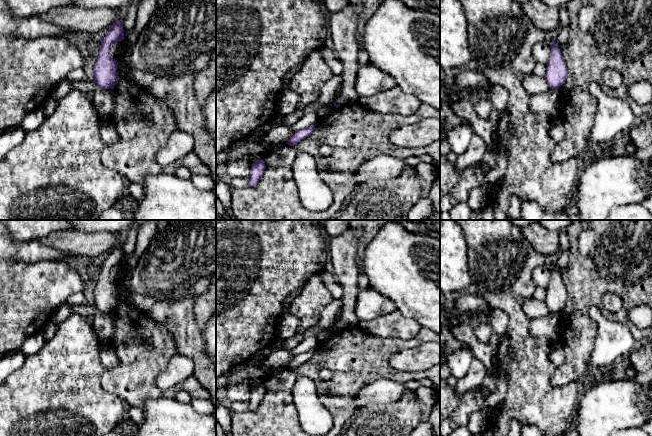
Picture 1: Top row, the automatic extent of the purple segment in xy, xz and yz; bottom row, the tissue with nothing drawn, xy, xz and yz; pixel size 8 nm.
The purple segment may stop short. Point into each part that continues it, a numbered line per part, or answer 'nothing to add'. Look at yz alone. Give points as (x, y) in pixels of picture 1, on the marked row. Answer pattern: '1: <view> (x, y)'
nothing to add

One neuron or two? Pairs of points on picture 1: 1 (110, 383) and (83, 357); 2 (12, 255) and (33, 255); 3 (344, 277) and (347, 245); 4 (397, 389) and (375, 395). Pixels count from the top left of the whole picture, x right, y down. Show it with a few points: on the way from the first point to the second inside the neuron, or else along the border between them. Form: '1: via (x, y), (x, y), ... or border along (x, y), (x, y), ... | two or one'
1: border along (105, 368), (100, 384), (115, 395) | two
2: via (17, 255), (28, 255) | one
3: via (346, 269), (346, 253) | one
4: via (392, 391), (380, 392) | one

